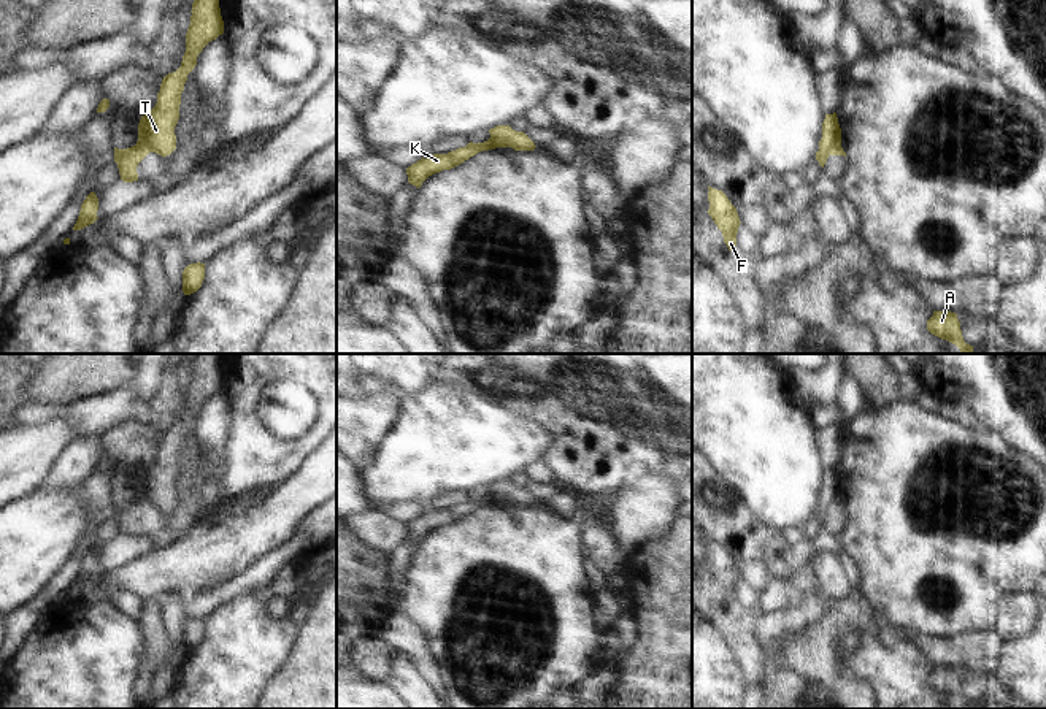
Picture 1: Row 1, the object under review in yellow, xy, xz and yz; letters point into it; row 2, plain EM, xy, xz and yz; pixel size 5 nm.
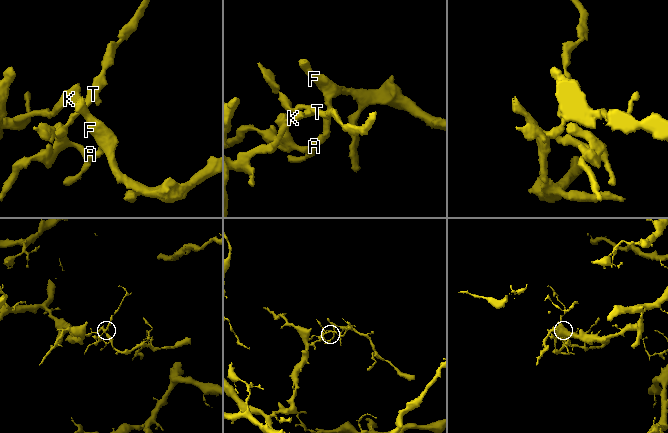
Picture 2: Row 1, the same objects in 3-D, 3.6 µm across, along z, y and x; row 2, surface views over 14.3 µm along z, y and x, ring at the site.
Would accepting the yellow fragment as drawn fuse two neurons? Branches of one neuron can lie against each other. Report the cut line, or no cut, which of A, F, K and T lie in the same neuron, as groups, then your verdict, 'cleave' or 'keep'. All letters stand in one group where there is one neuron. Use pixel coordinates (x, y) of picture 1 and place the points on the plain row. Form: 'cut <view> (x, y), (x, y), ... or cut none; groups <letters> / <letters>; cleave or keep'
cut xy (135, 500), (145, 500), (151, 506); groups A F T / K; cleave

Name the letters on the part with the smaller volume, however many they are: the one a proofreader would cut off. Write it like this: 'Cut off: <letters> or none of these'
Cut off: A, F, T.

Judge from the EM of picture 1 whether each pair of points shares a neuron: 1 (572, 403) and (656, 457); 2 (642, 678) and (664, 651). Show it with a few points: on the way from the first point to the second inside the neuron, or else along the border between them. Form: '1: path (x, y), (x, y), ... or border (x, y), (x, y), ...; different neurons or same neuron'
1: path (592, 403), (613, 414), (635, 436); same neuron
2: path (648, 671), (662, 657); same neuron

